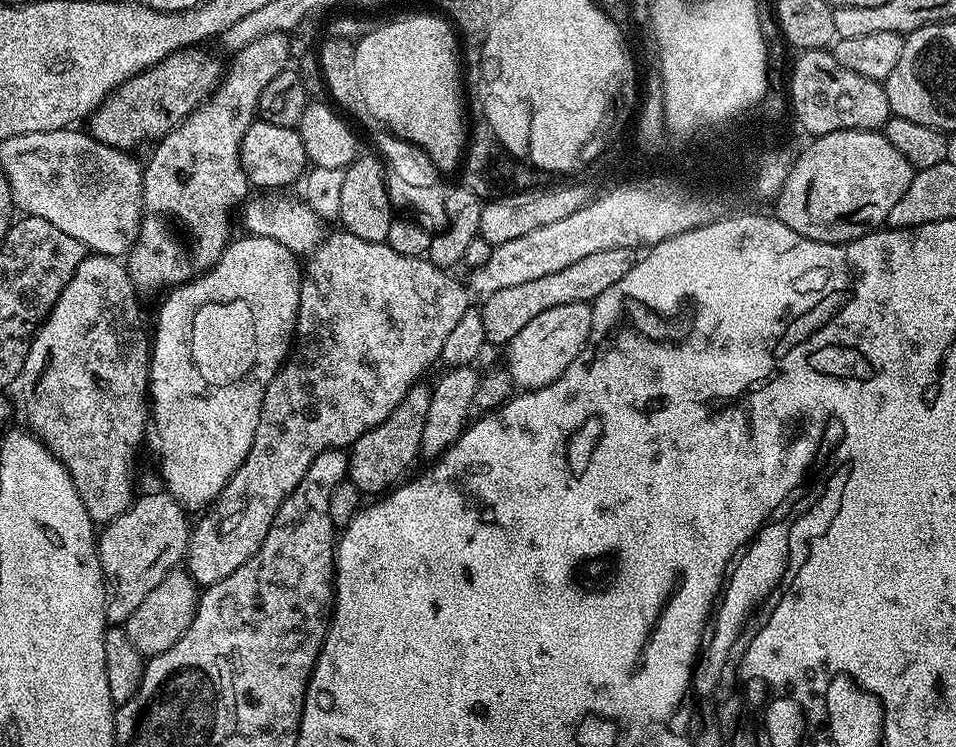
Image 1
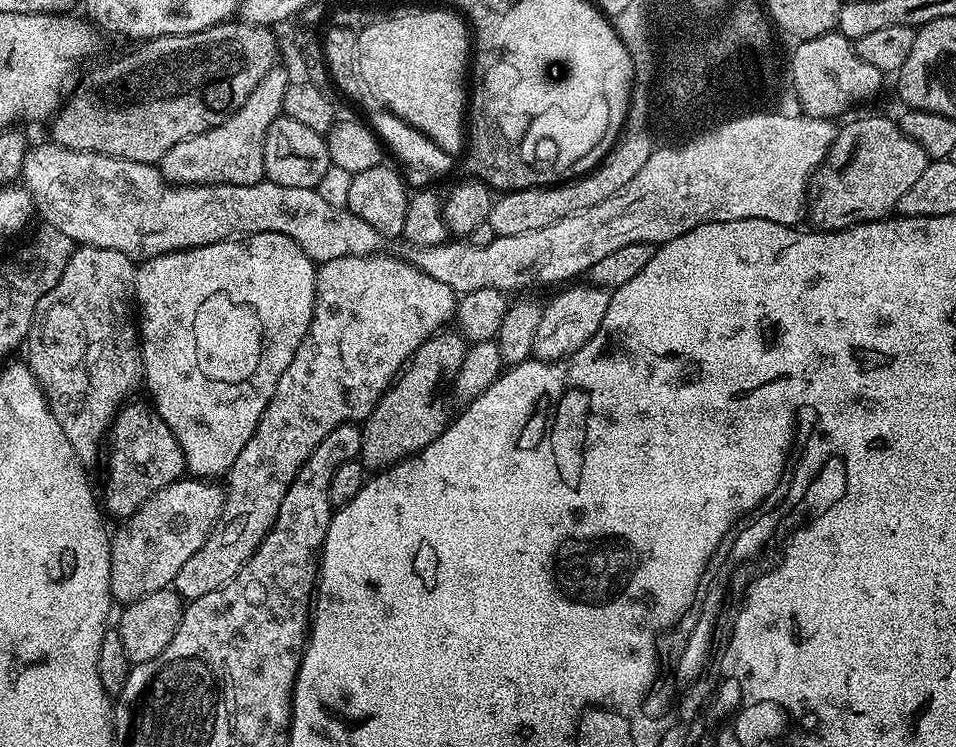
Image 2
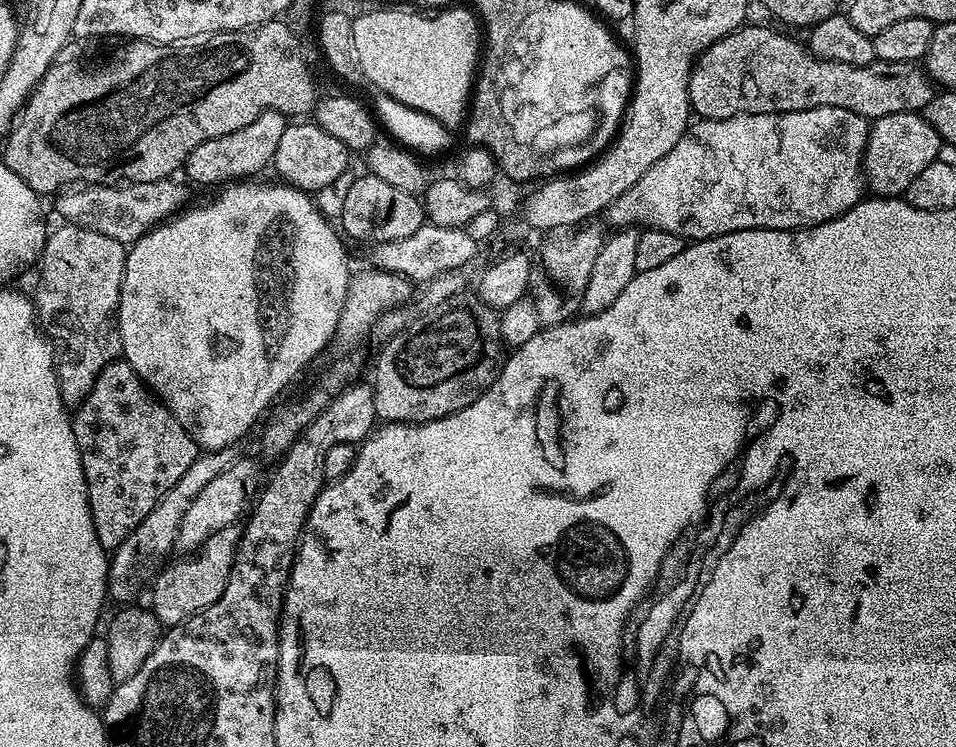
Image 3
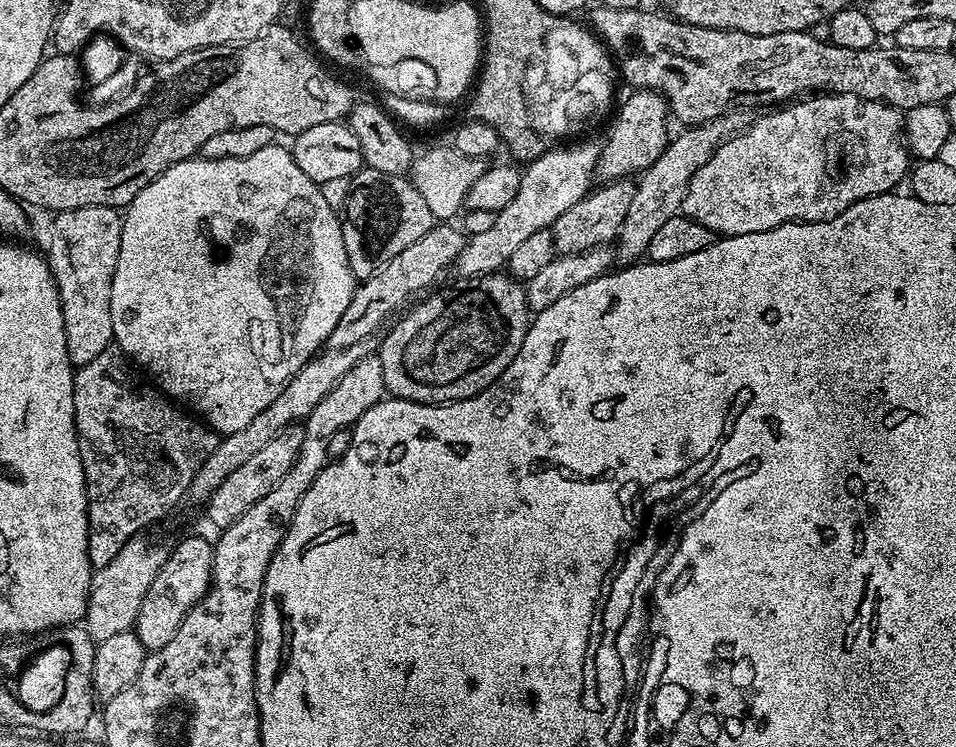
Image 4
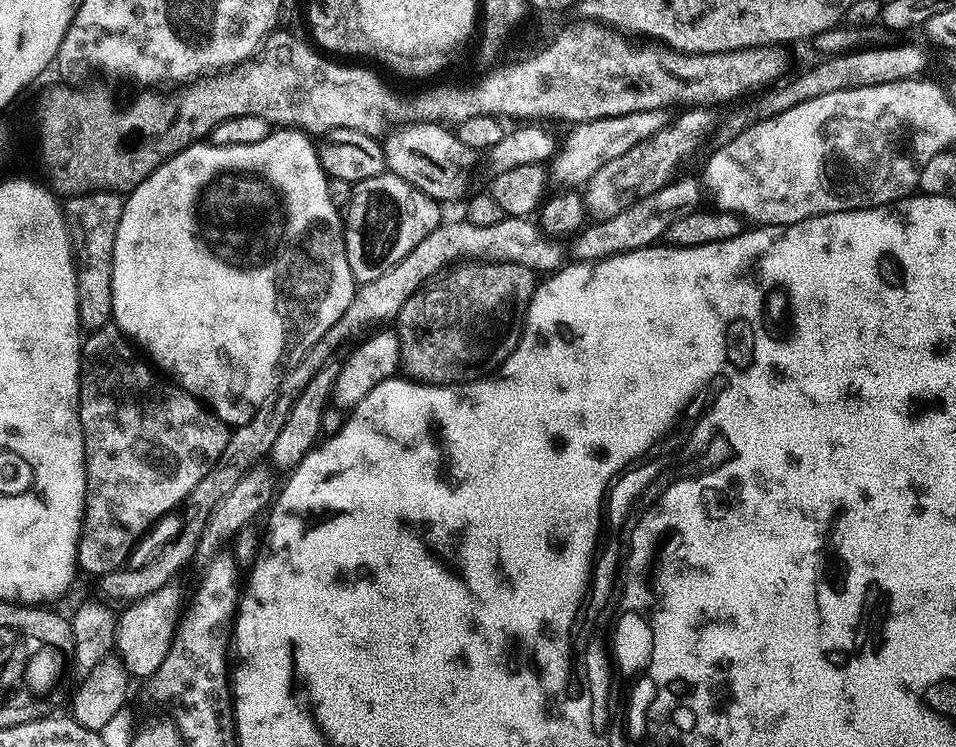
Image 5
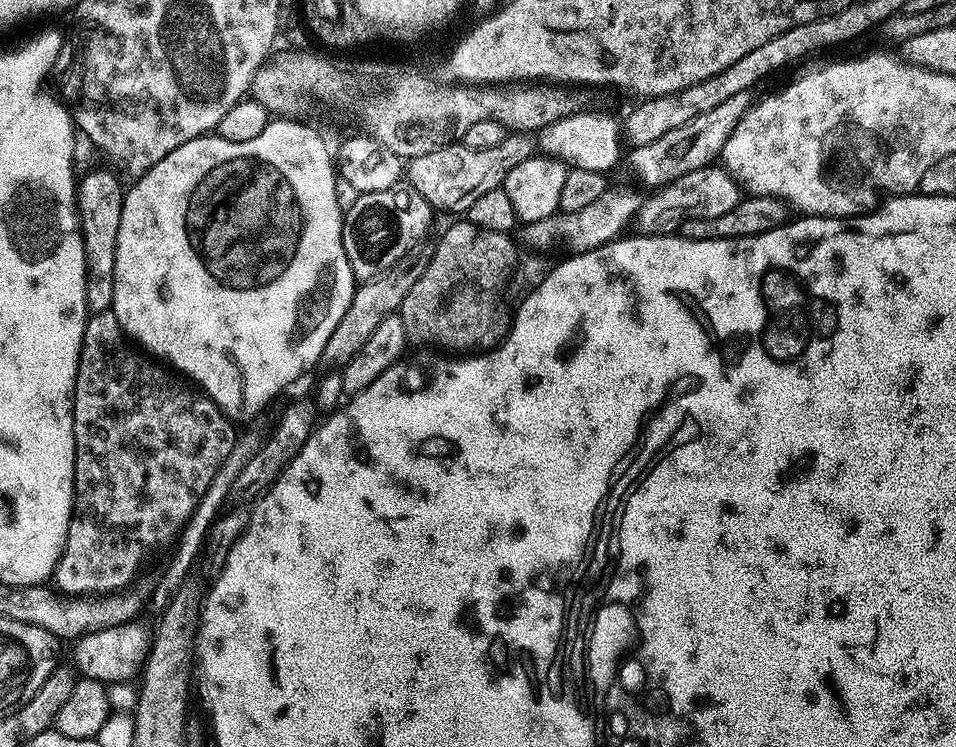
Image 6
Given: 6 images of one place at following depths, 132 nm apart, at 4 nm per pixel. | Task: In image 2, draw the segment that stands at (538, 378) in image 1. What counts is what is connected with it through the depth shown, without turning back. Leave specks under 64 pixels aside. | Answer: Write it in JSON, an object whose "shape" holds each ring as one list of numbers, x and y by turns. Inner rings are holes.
{"shape":[[576,282,560,290,565,292,558,293,545,306,544,313,538,316,531,353,535,359,547,362,572,356,592,337,598,326,602,326,602,318,606,318,606,310,612,301,609,289,598,288,591,282,580,283,584,282]]}

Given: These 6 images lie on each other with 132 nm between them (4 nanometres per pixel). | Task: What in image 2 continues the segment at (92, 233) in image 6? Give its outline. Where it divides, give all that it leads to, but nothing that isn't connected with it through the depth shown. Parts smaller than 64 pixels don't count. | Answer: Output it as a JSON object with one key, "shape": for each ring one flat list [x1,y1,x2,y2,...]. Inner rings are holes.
{"shape":[[80,246,73,251,70,262,66,262,66,270,62,270,62,278,58,278,58,286,38,302,36,313,32,319,32,325,28,331,26,349,28,357,26,363,28,369,34,374,34,378,39,382,41,390,44,391,46,402,58,420,58,426,62,426,62,434,66,434,66,442,74,450,74,454,79,458,80,463,91,466,96,459,101,459,102,445,105,443,108,429,112,426,112,419,116,417,122,405,129,399,128,396,136,387,141,387,144,378,144,359,140,356,140,337,138,335,138,324,134,319,134,297,136,295,136,269,137,265,126,254,118,250,106,250,105,248,90,248]]}

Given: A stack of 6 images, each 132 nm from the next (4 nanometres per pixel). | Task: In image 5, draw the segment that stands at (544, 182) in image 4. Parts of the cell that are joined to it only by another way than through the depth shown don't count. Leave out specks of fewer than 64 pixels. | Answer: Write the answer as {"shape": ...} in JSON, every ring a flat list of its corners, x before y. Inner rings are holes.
{"shape":[[665,109,649,112,631,112,625,116,603,116,597,120,587,120,584,124,575,125,565,140,557,147,550,161,550,180,564,190,576,190,584,186,589,178,606,162,621,157,626,150,638,146,640,142,658,133,670,123,670,116]]}

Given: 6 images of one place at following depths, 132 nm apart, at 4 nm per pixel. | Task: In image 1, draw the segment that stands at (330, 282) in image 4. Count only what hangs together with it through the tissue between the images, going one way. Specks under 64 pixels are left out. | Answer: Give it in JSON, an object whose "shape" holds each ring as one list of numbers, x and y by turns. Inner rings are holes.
{"shape":[[244,234,241,240,233,239,229,243,220,256,220,261,209,272,169,293,160,310,160,317,156,320,156,340,154,336,150,344,150,420,153,425,156,423,156,436,160,439,160,476,164,479,163,487,168,495,174,497,176,503,185,509,207,509,220,495,220,491,228,485,238,466,242,466,246,454,250,454,254,430,258,430,258,418,264,395,276,376,276,371,288,359,296,331,302,279,302,264,296,260,299,260,297,253,290,251,282,241,275,240,272,236]]}

